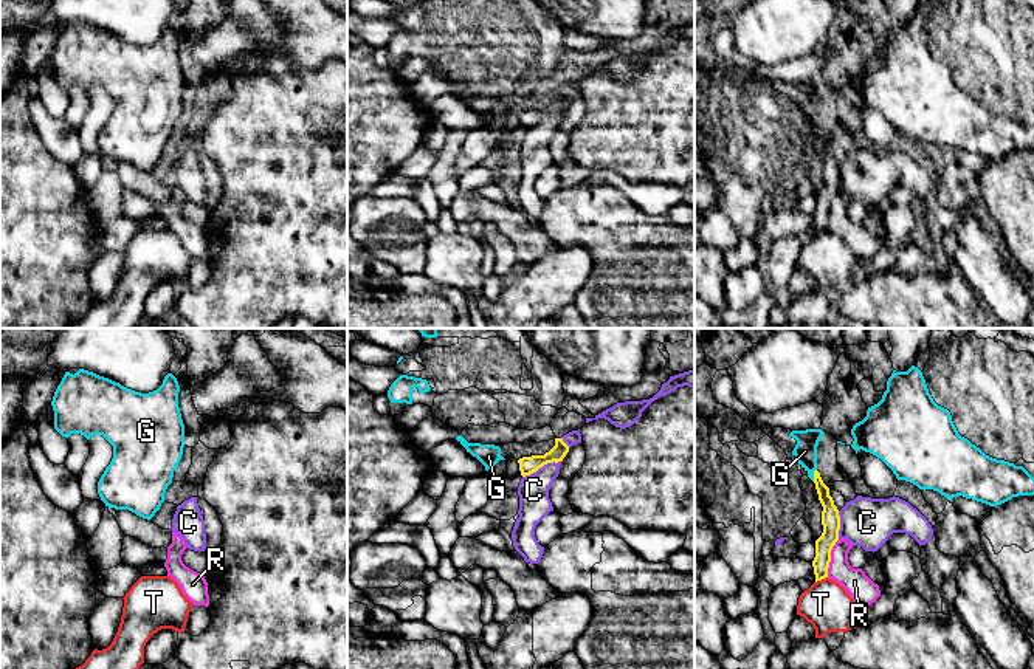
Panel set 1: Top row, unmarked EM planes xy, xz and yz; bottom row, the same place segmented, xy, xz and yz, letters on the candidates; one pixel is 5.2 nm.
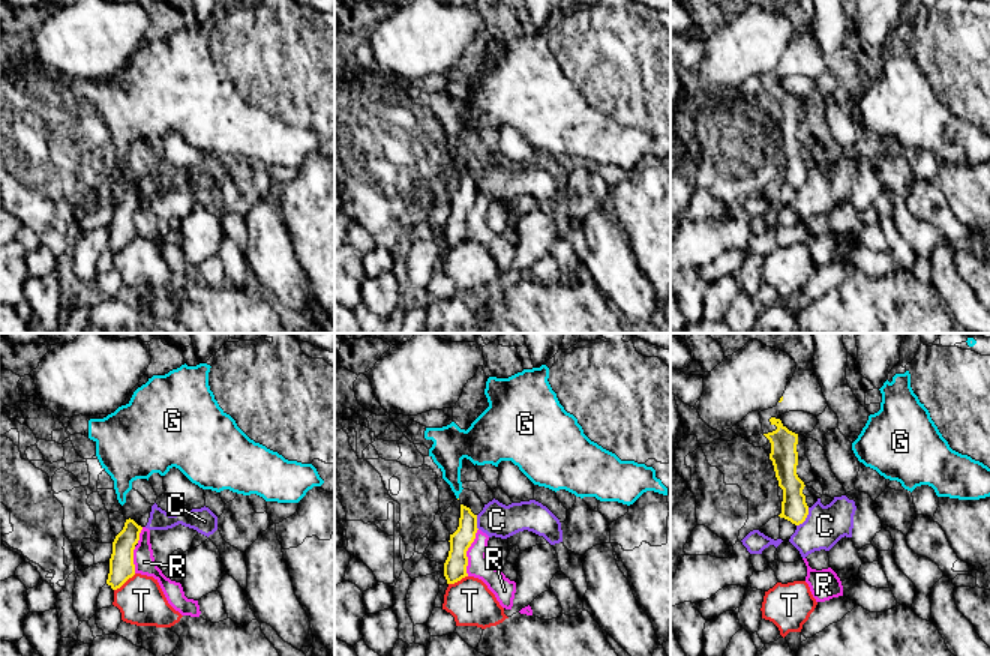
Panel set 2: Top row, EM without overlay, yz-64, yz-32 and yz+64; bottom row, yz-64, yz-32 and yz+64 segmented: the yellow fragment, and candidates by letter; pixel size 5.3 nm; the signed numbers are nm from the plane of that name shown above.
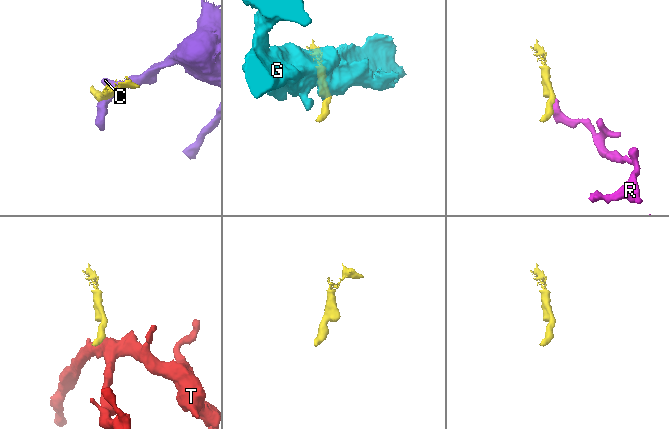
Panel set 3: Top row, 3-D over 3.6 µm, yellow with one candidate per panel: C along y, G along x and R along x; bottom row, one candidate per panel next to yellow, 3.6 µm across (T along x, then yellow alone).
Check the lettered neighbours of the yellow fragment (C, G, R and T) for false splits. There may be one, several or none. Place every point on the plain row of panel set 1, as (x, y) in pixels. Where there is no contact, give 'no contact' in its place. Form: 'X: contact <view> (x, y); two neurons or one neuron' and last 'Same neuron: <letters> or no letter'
C: contact xz (541, 120); two neurons
G: contact yz (814, 127); two neurons
R: contact yz (830, 211); two neurons
T: contact yz (820, 233); two neurons
Same neuron: no letter

